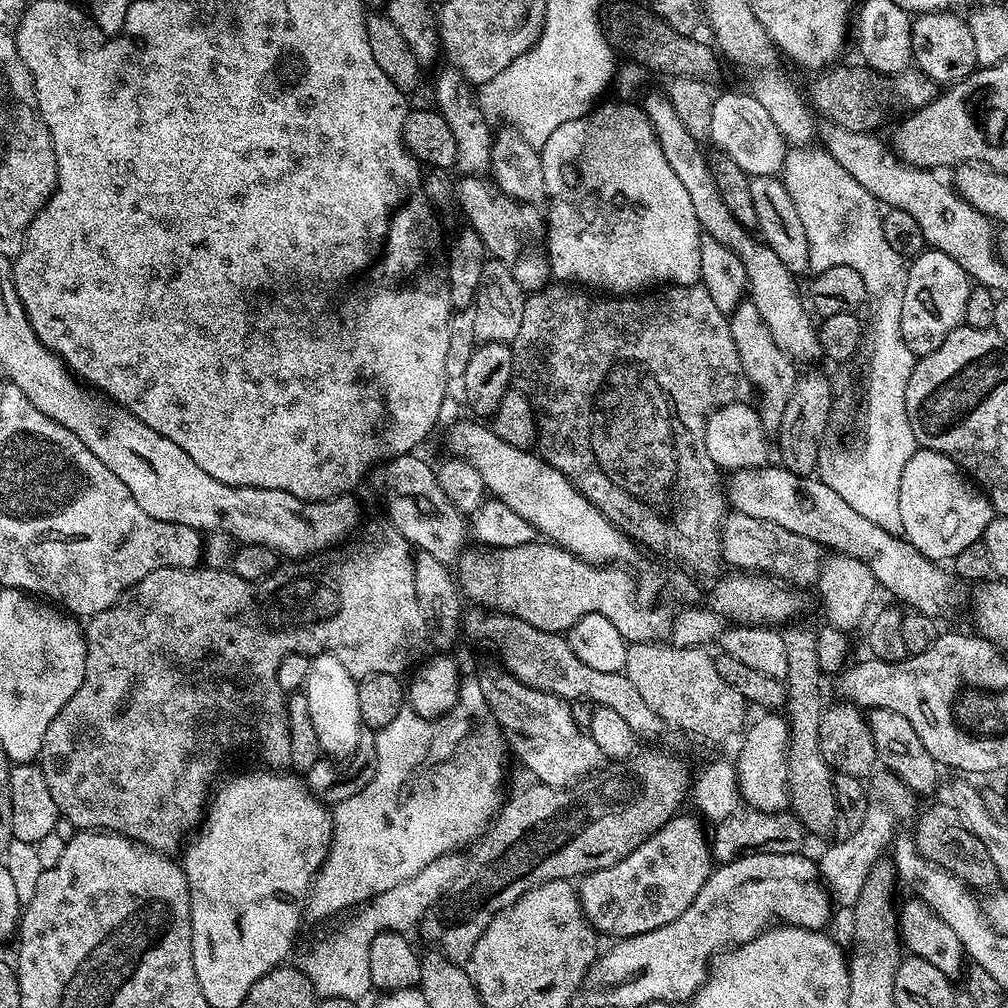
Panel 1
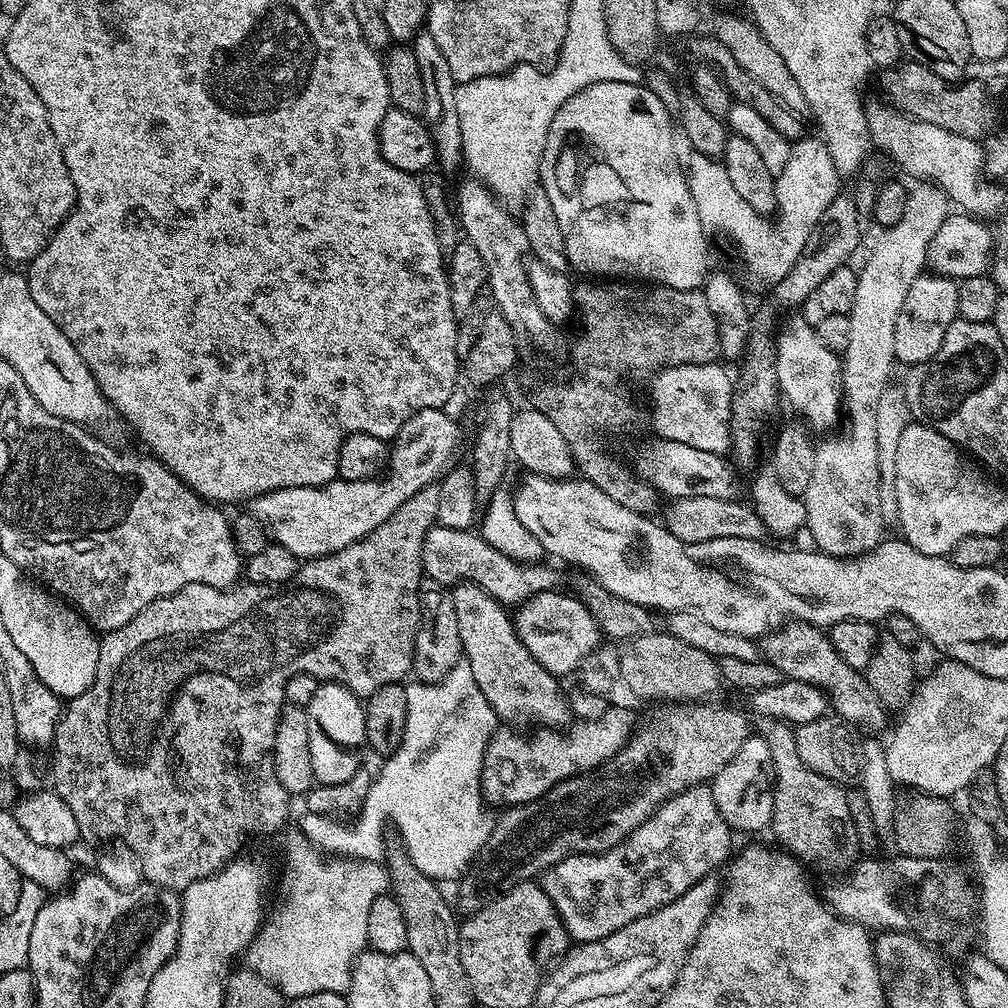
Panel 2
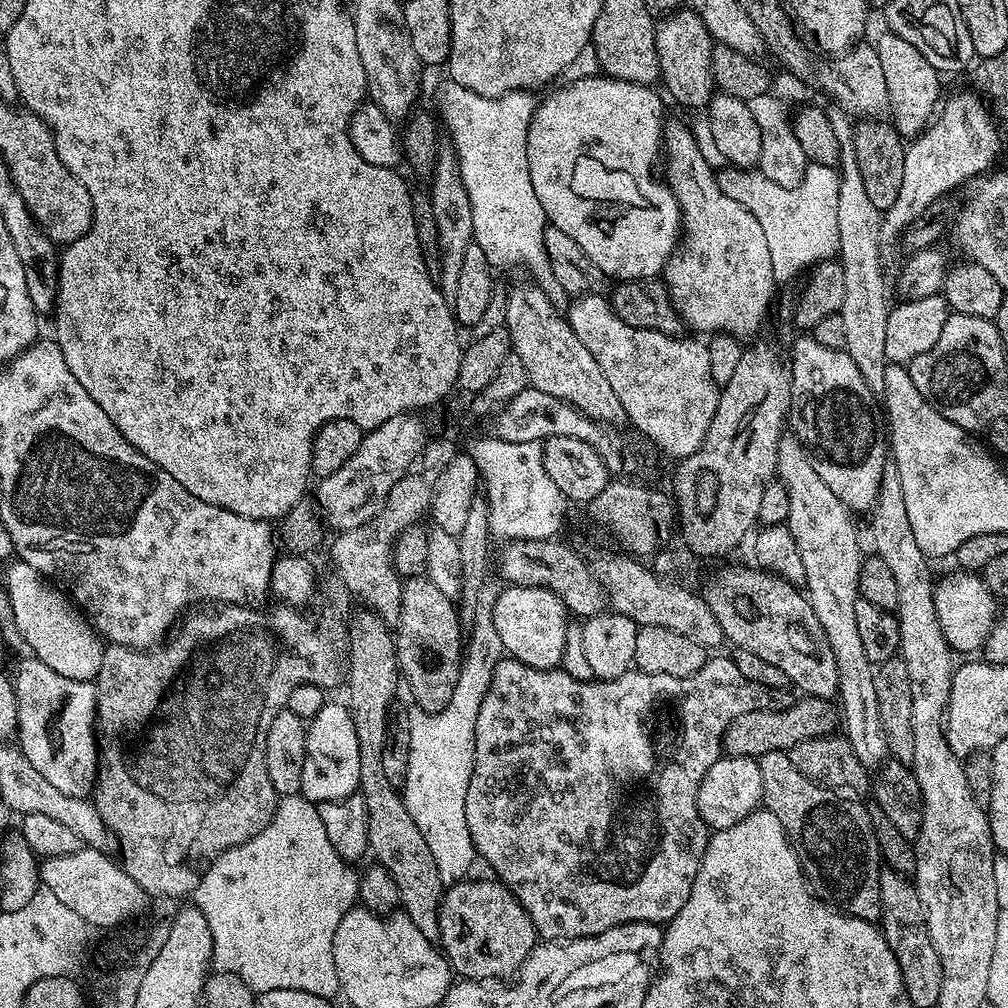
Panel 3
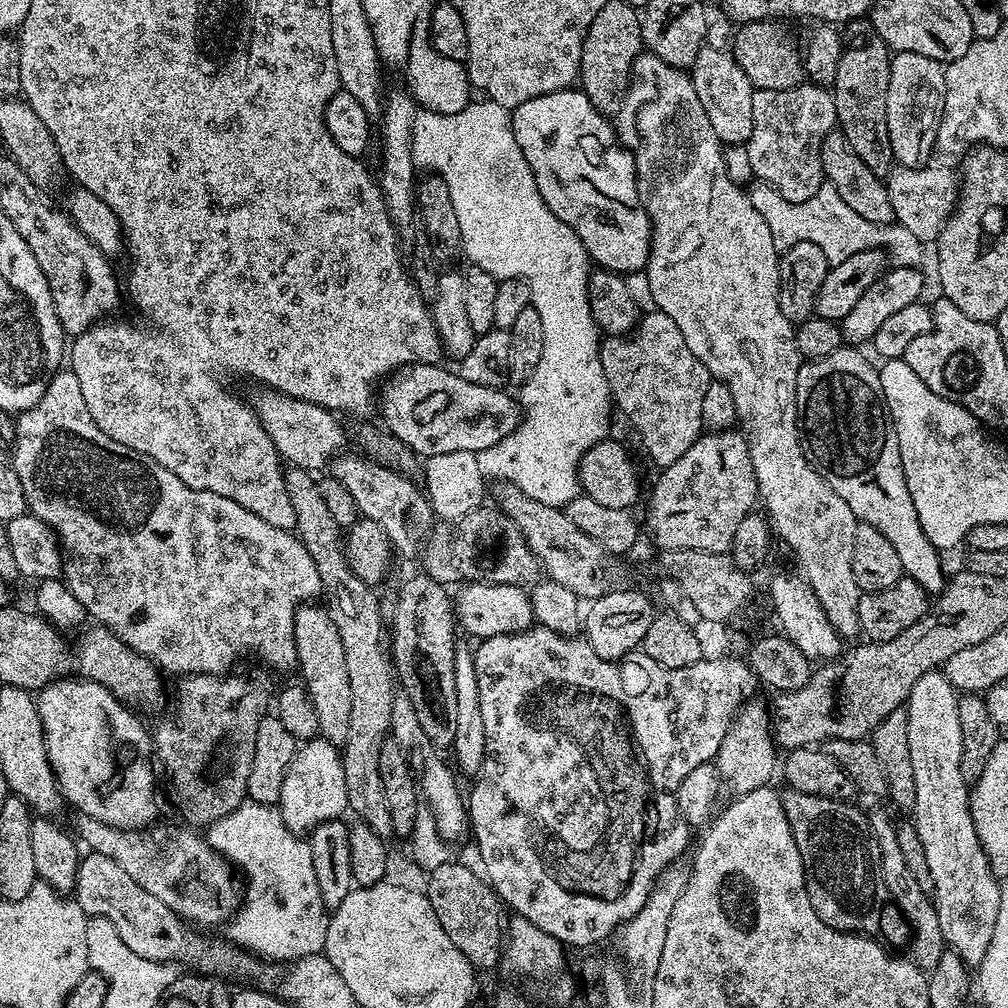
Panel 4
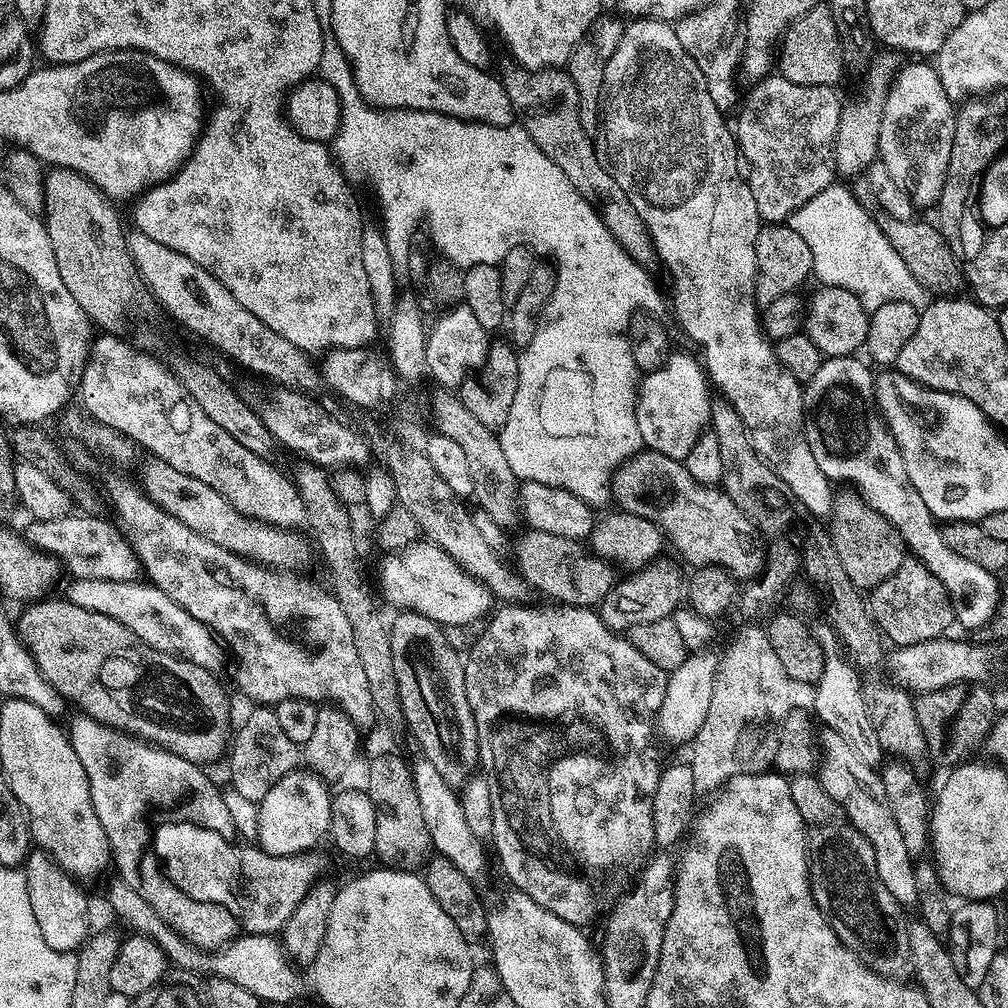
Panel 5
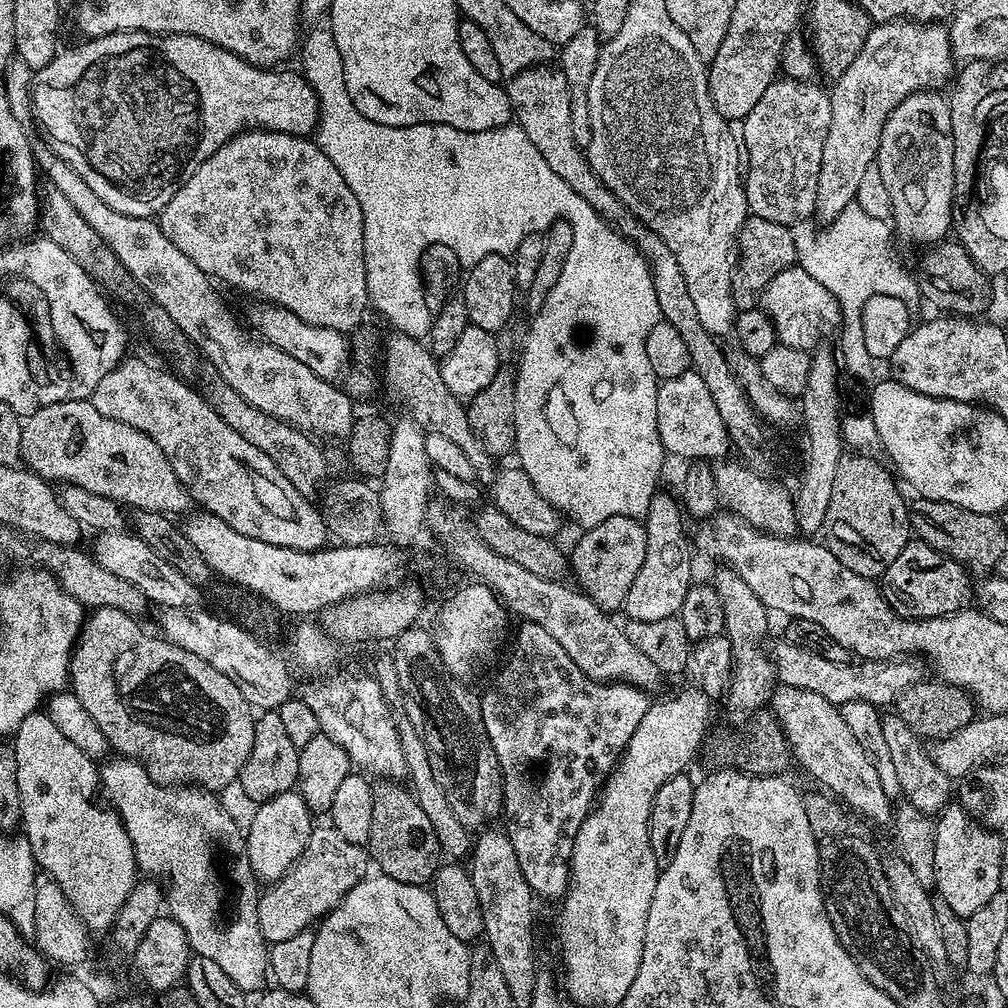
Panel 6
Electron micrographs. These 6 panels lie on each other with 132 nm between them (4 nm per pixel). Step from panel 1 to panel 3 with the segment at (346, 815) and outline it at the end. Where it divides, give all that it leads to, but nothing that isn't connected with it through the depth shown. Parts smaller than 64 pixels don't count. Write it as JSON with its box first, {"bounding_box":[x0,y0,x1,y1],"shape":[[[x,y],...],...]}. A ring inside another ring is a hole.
{"bounding_box":[402,618,505,882],"shape":[[[480,618],[471,625],[473,636],[466,640],[466,655],[460,665],[460,677],[450,702],[437,712],[423,712],[415,706],[408,708],[410,714],[410,766],[406,770],[406,782],[402,789],[404,805],[410,810],[410,818],[422,830],[430,854],[438,866],[438,874],[446,882],[459,882],[469,875],[472,863],[477,863],[476,847],[470,838],[470,826],[466,826],[466,790],[470,786],[470,774],[476,761],[476,723],[482,702],[490,690],[494,666],[505,655],[498,630],[490,627],[487,619]]]}

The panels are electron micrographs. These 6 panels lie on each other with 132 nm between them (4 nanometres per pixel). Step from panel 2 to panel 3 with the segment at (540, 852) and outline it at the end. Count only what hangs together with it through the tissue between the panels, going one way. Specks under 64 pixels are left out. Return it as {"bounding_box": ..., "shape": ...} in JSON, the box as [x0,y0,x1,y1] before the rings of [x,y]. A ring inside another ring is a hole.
{"bounding_box":[723,696,838,756],"shape":[[[804,696],[797,699],[790,707],[775,712],[774,710],[753,710],[750,714],[742,714],[742,718],[734,718],[724,731],[723,751],[730,756],[754,756],[771,752],[787,752],[789,748],[798,746],[798,742],[806,742],[806,738],[826,736],[837,727],[838,720],[827,699],[818,696]]]}

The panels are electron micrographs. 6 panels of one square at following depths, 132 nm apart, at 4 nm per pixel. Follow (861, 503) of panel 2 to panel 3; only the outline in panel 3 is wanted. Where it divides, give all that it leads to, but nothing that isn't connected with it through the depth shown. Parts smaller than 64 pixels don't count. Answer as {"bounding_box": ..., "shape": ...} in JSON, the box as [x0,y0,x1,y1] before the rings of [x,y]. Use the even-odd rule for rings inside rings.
{"bounding_box":[882,91,1001,241],"shape":[[[975,91],[960,92],[947,100],[948,97],[928,127],[905,147],[902,190],[898,190],[894,206],[883,213],[882,237],[885,241],[892,240],[895,236],[897,239],[904,229],[921,219],[933,204],[944,198],[940,196],[954,191],[971,176],[979,177],[987,173],[1000,152],[1001,129],[989,105]]]}

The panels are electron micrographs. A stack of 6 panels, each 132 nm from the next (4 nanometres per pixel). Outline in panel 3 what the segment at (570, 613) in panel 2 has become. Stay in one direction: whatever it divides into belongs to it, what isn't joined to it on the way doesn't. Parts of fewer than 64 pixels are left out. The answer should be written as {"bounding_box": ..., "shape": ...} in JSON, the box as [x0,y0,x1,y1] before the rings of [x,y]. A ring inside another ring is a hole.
{"bounding_box":[490,586,570,668],"shape":[[[508,586],[505,589],[490,615],[490,627],[498,630],[505,653],[526,666],[560,668],[570,623],[570,613],[562,598],[550,590],[530,586]]]}

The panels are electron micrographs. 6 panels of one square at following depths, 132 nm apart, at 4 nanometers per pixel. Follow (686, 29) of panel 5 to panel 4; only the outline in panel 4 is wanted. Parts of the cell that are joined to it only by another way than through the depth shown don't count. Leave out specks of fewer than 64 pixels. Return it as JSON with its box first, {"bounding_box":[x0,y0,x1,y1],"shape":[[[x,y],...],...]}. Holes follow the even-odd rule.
{"bounding_box":[690,44,753,146],"shape":[[[711,44],[700,47],[695,60],[690,67],[690,75],[694,82],[694,90],[701,99],[702,108],[710,126],[714,129],[720,142],[726,146],[747,143],[753,133],[753,94],[752,83],[742,72],[733,58],[731,51],[720,49]]]}

